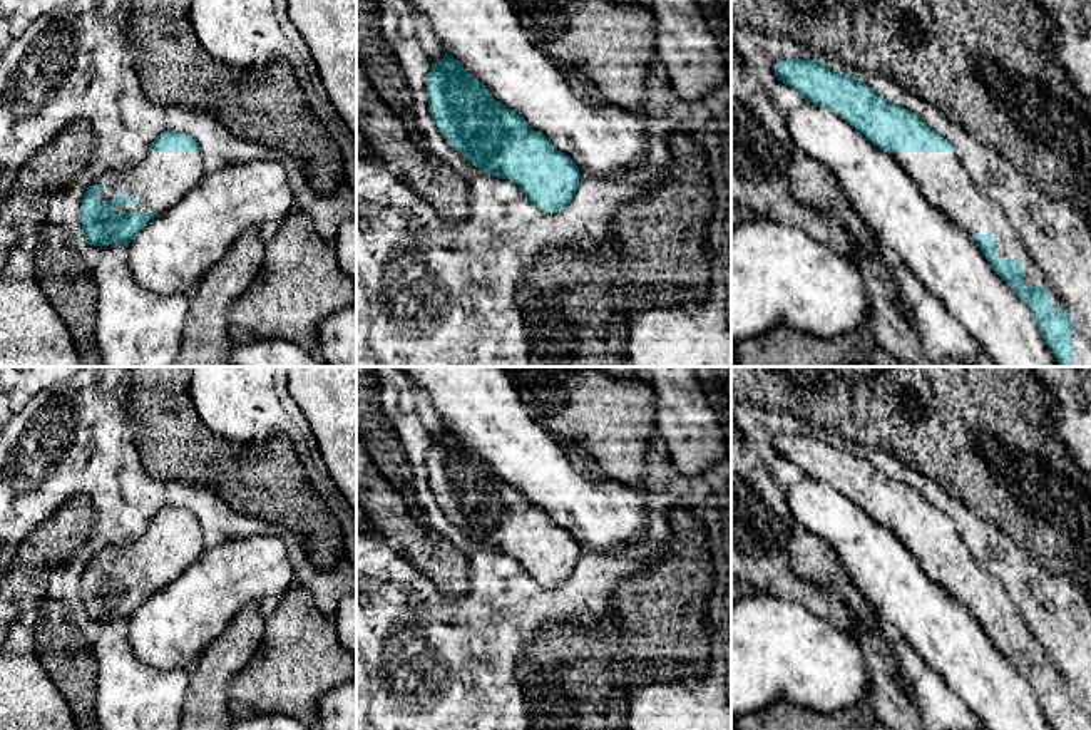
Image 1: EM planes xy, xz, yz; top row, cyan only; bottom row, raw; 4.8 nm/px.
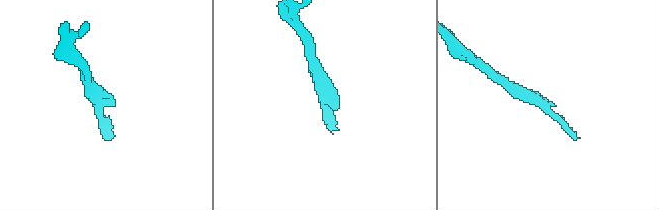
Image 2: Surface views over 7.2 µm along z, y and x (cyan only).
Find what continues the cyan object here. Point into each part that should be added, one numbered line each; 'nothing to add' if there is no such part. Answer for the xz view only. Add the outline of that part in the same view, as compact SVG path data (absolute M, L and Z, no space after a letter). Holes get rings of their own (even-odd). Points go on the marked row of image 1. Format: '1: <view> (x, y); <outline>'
nothing to add

